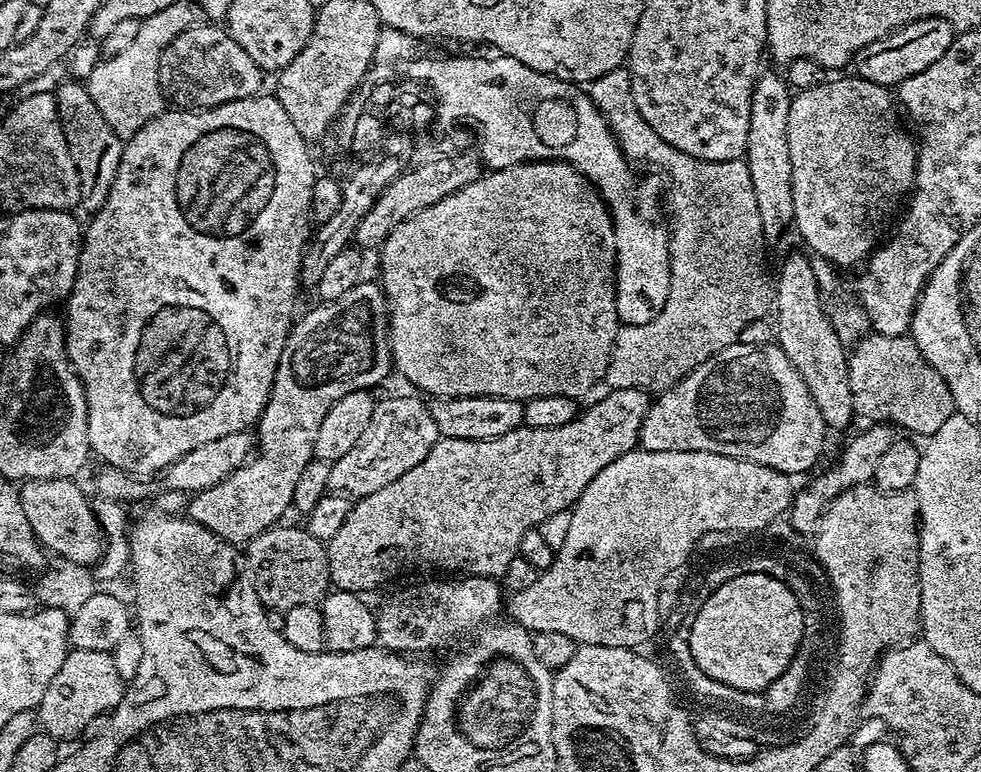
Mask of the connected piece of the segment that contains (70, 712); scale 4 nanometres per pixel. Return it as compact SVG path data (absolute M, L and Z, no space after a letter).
M72 648L58 674L54 674L54 682L46 686L46 694L40 699L38 718L43 731L56 737L57 741L79 737L79 732L91 720L98 719L103 712L108 714L115 710L125 691L126 681L118 674L113 653Z

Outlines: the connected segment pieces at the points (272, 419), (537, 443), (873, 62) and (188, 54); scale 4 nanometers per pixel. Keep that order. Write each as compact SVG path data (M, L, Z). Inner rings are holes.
M356 304L353 308L344 308L341 312L332 312L329 316L308 316L304 321L295 325L294 331L288 337L288 347L284 349L284 354L280 359L280 366L276 371L276 378L272 383L272 393L268 396L268 402L264 407L264 412L261 414L258 423L254 428L254 440L258 447L255 449L254 455L245 460L243 466L226 477L218 486L210 486L205 492L195 493L191 497L192 500L188 504L188 512L186 511L187 519L194 521L195 524L200 524L206 530L210 530L215 536L221 540L228 541L229 544L237 546L247 545L248 541L252 540L258 534L262 534L268 528L273 527L277 523L276 520L284 511L289 511L292 508L292 499L294 498L294 486L298 486L298 478L302 478L302 470L306 470L306 466L314 459L316 450L316 439L318 438L318 426L322 426L322 418L326 418L326 414L334 402L338 402L338 398L346 398L346 394L351 392L363 392L365 390L375 389L375 384L380 384L388 376L388 371L393 371L394 365L392 362L392 344L388 341L388 333L390 331L390 317L387 311L382 310L376 304Z
M614 388L605 391L605 396L597 404L592 404L588 408L588 413L577 415L574 422L566 426L554 426L554 430L538 430L537 428L525 428L523 426L510 430L510 434L502 434L498 438L489 440L463 440L462 438L440 438L430 450L430 454L423 458L418 466L408 470L406 474L398 478L397 481L390 482L376 493L365 496L364 499L357 499L354 507L348 515L346 522L334 534L331 540L327 541L328 565L332 575L332 584L341 592L354 592L365 594L371 588L376 588L379 584L384 584L387 580L392 580L407 564L433 564L436 568L445 568L448 574L463 574L466 576L491 576L493 578L503 577L506 566L518 555L520 543L523 535L532 529L539 529L546 518L550 518L559 512L567 512L579 500L580 495L622 454L633 451L639 445L640 432L644 429L644 421L648 417L650 409L650 396L643 388Z
M937 16L915 20L856 53L854 57L855 75L875 84L898 86L906 78L914 78L914 74L922 74L928 66L934 66L934 62L938 62L938 58L942 58L942 54L950 50L957 35L957 29L953 28L949 20L943 20Z
M216 22L194 24L182 30L166 46L160 59L160 83L180 96L200 96L195 107L203 110L217 108L221 102L257 95L261 91L262 69L246 50L234 42L227 27Z

